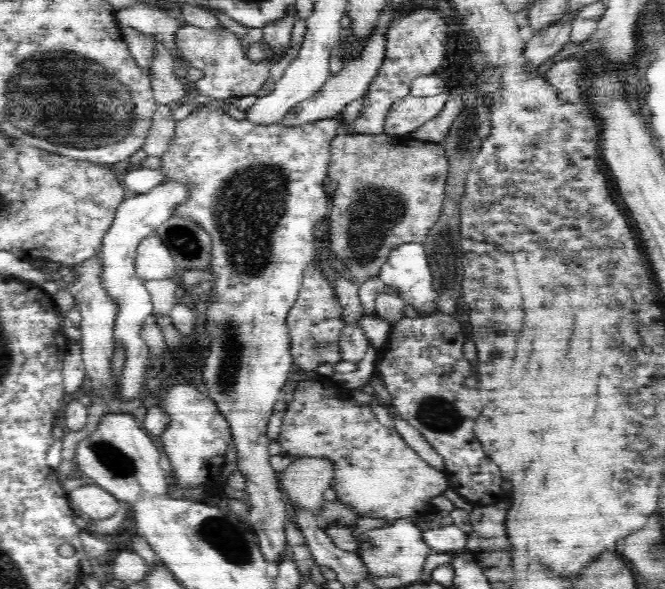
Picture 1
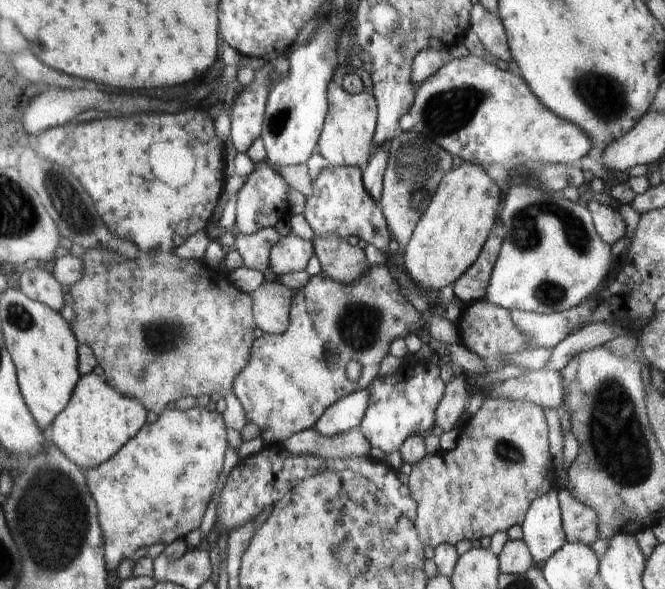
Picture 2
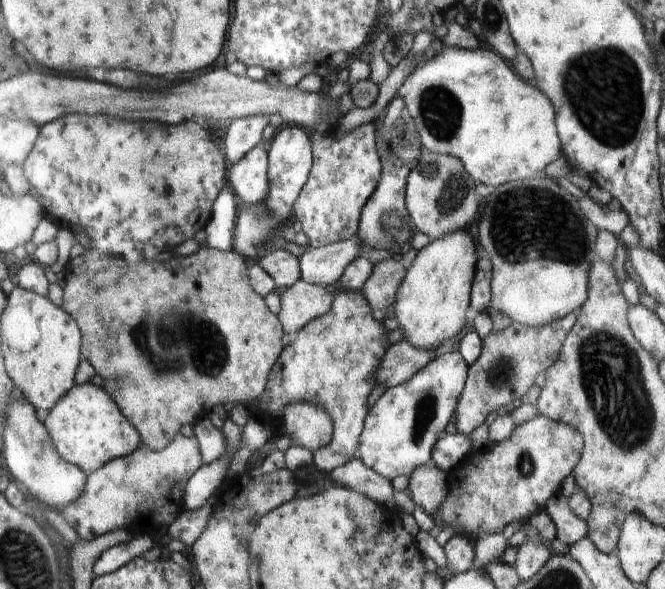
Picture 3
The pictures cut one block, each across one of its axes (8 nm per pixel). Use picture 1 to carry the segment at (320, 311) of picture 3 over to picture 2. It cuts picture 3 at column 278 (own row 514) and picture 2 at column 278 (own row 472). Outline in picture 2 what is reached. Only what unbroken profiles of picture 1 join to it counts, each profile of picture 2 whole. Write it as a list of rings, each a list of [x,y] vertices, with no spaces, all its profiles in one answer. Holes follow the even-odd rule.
[[[278,280],[265,282],[249,294],[253,300],[253,315],[258,328],[271,335],[286,332],[294,291]]]

